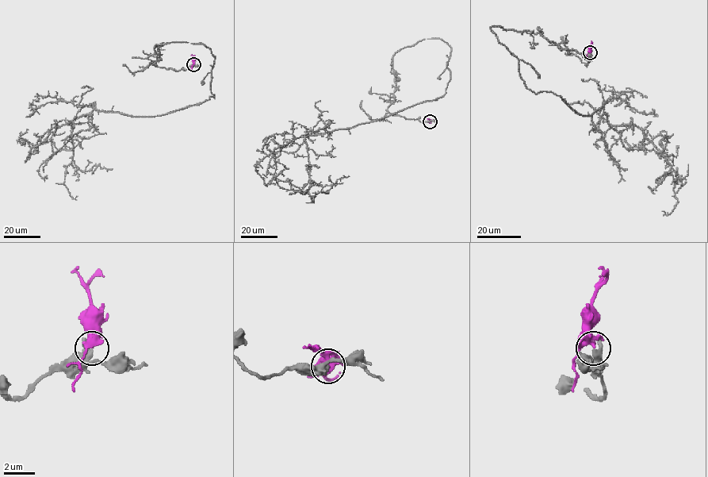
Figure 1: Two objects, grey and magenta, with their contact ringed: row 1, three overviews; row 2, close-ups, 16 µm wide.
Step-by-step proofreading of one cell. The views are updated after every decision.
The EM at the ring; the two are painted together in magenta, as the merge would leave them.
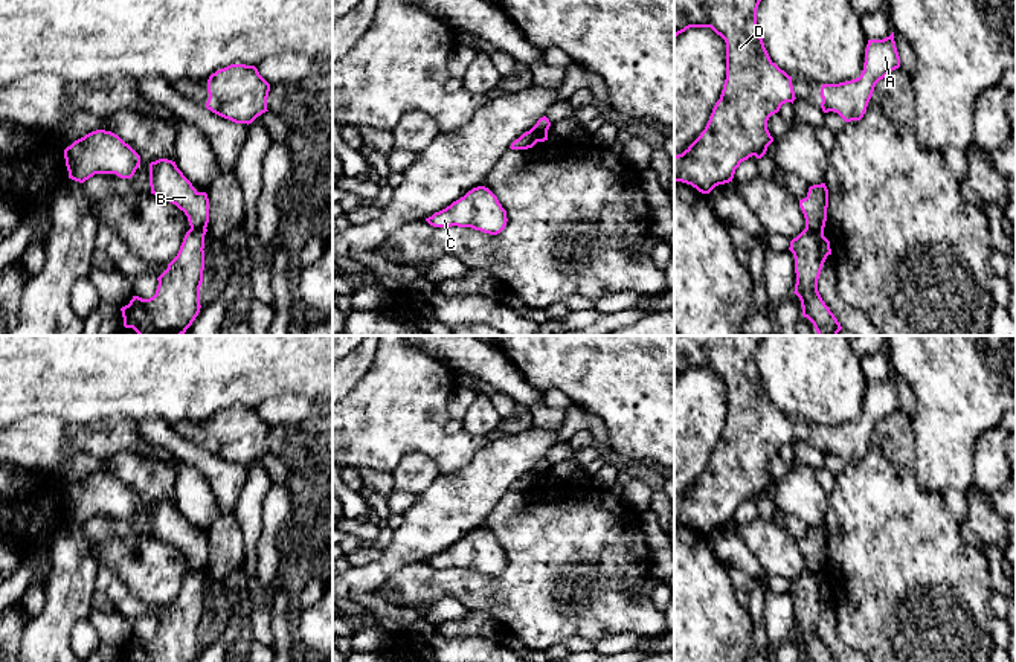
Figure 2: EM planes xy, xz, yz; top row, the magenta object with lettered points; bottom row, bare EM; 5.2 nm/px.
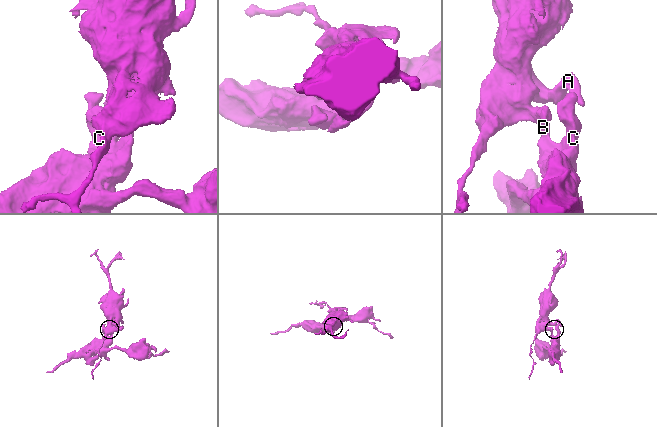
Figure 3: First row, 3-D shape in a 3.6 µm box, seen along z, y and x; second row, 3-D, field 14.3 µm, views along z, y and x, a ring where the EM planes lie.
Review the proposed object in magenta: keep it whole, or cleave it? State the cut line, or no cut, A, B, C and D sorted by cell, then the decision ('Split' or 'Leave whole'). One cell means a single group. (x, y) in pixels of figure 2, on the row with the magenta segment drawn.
Split along xz (546, 128), (540, 128), (534, 134), (534, 142). Groups: A B D / C. Split

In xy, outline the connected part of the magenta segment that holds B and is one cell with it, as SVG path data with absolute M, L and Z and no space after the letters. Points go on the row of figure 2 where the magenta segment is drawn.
M159 159L150 163L151 194L175 204L188 217L191 229L206 229L209 223L209 198L198 192L177 168L175 162Z

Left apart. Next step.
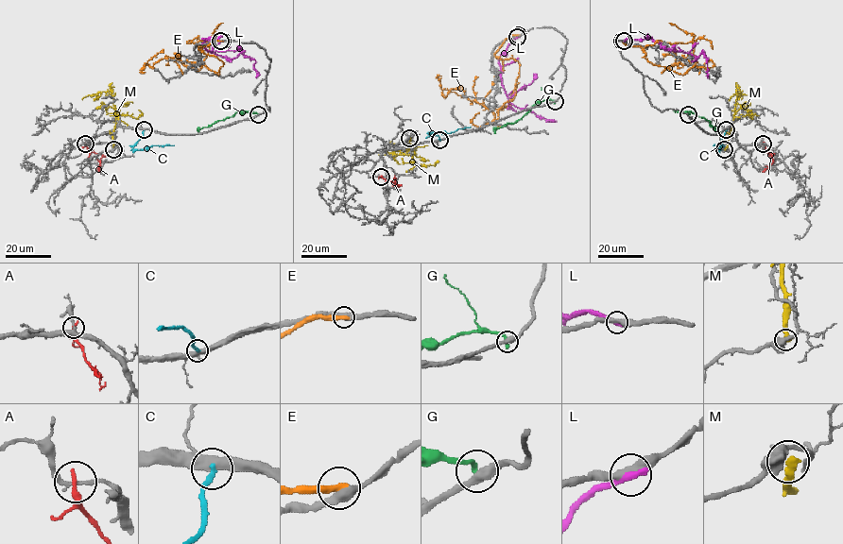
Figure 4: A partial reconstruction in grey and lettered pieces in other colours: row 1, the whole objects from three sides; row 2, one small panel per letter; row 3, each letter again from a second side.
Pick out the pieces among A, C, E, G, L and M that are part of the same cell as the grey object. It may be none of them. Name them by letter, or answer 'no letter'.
no letter

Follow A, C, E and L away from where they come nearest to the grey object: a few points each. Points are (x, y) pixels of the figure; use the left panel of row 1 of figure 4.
A: (85, 144), (91, 151), (101, 156), (98, 172)
C: (144, 129), (133, 149), (174, 144)
E: (221, 41), (198, 47), (223, 62), (217, 74), (177, 58), (152, 68), (146, 62), (146, 73)
L: (220, 41), (202, 38), (204, 46), (212, 52), (231, 59), (240, 53), (251, 57), (255, 60), (256, 78)

